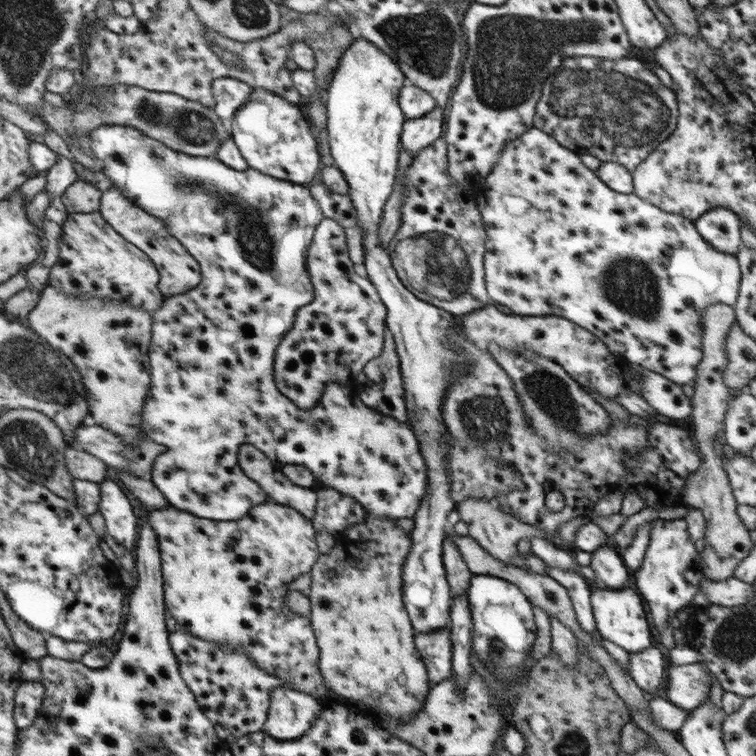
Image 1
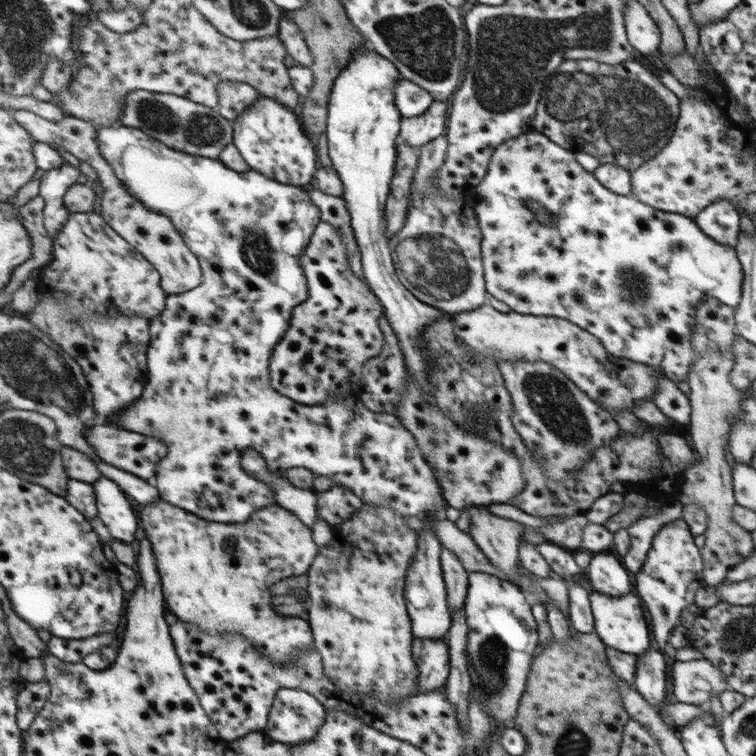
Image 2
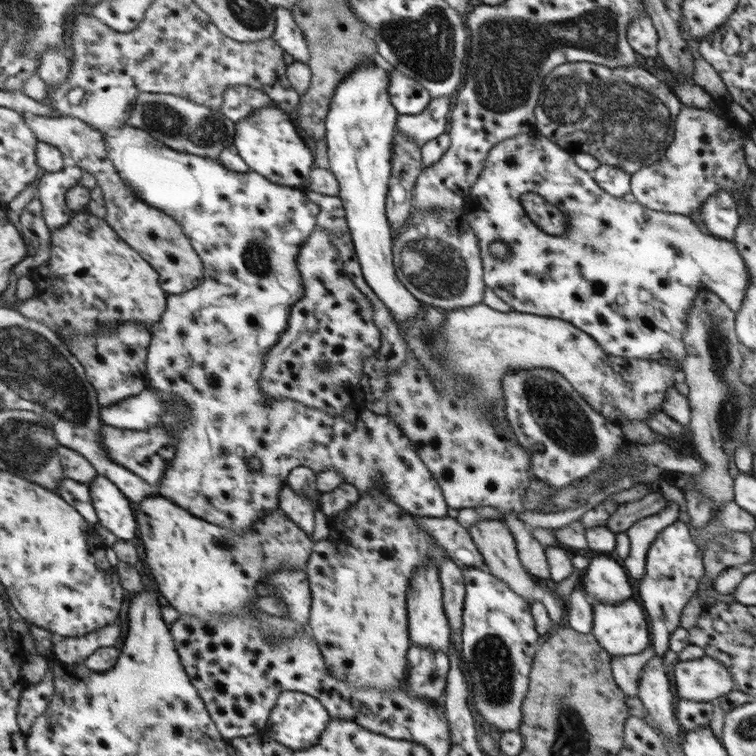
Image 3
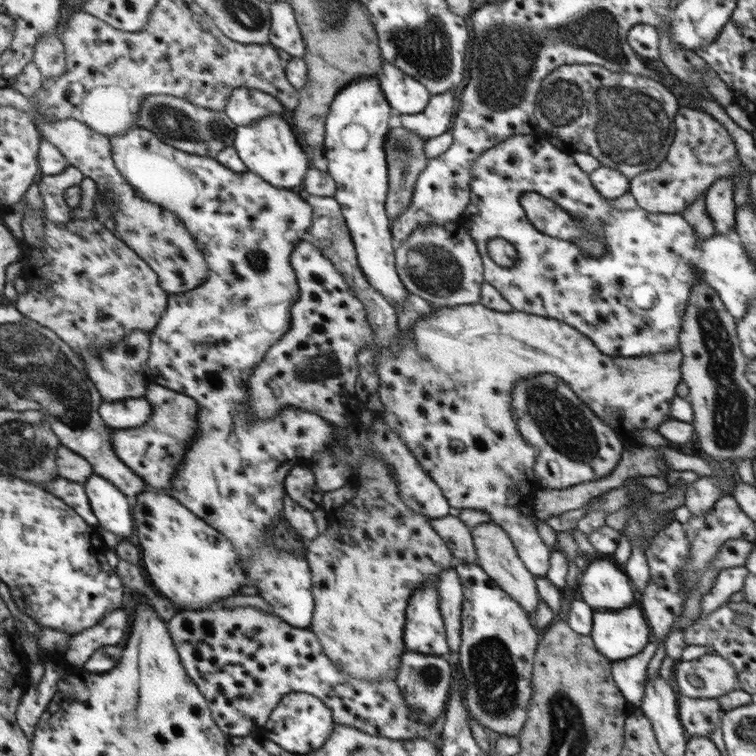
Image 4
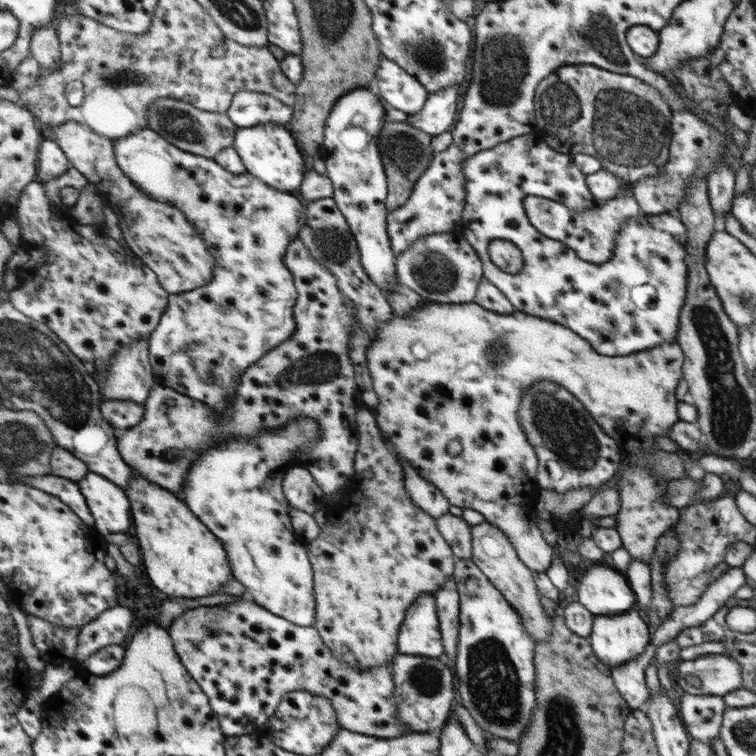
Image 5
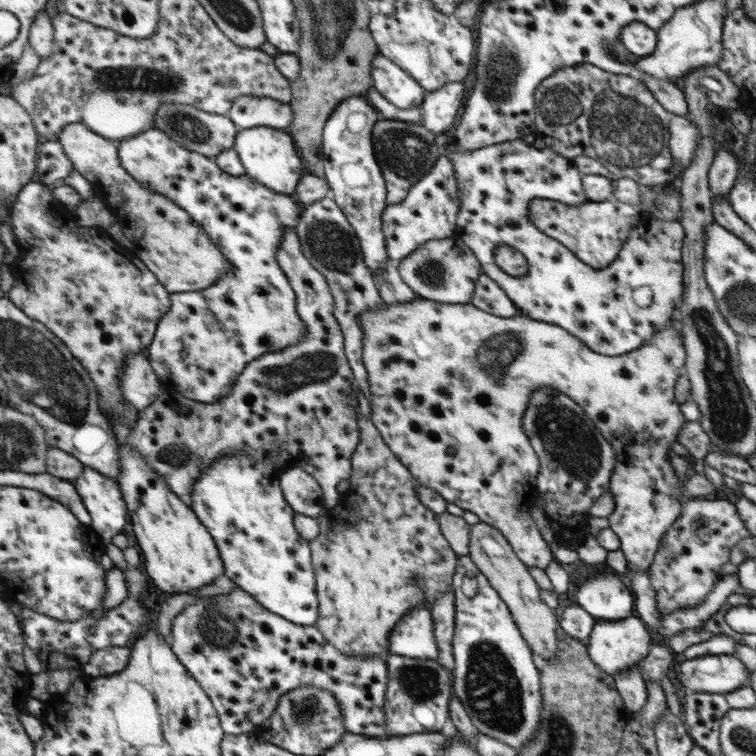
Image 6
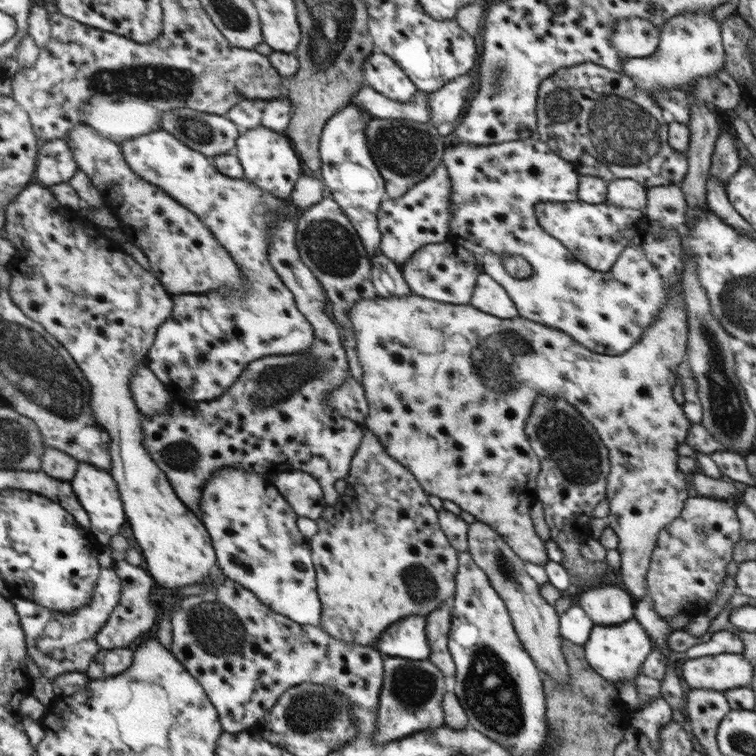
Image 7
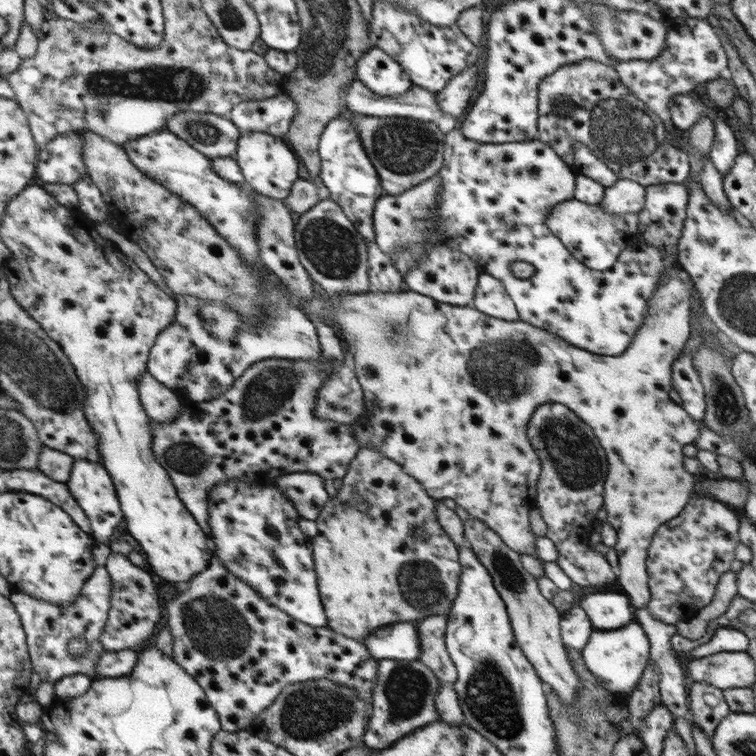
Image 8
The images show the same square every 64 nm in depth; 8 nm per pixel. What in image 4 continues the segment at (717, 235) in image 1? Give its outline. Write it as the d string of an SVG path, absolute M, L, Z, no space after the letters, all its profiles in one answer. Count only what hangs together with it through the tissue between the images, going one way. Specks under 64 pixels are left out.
M722 178L714 181L706 192L706 210L712 217L716 233L733 235L736 226L736 204L734 204L734 180Z

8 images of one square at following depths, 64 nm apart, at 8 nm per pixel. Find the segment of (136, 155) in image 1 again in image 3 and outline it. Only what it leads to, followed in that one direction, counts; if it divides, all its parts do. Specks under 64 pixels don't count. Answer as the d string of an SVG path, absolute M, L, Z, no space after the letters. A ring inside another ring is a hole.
M127 125L118 128L114 132L108 132L106 134L106 141L110 159L114 161L120 178L143 201L173 216L174 220L178 220L178 223L181 224L181 227L186 232L186 236L189 237L190 243L193 244L194 251L198 252L198 256L201 257L205 265L205 278L201 280L198 288L183 292L179 295L168 295L168 307L165 309L162 319L149 327L152 341L150 342L147 353L146 367L150 382L148 383L146 392L131 399L122 400L113 406L103 408L101 411L105 425L114 426L119 429L140 431L160 425L161 415L165 414L165 410L167 410L167 405L162 403L157 396L148 394L152 390L152 387L158 389L158 391L168 393L175 400L185 402L187 408L189 408L189 414L187 415L186 422L184 422L184 426L180 428L180 432L176 432L176 437L178 437L176 456L170 462L170 467L167 467L163 482L157 486L158 494L168 497L174 503L181 505L183 509L193 513L194 516L202 520L210 521L210 524L216 524L220 528L226 528L226 530L232 530L236 534L244 534L248 528L253 528L254 524L260 518L268 516L268 511L278 510L280 507L280 492L282 486L285 484L285 480L289 477L289 473L293 471L292 468L296 468L296 466L308 466L308 468L311 468L316 473L323 472L324 470L334 470L336 468L336 471L344 476L346 484L352 484L358 489L360 496L368 493L370 489L380 489L380 493L389 496L390 500L398 503L400 507L414 515L438 518L446 517L449 503L445 500L444 490L437 484L436 478L426 468L425 462L416 454L412 442L408 440L408 436L402 430L396 430L396 432L334 432L334 444L332 444L332 428L330 428L328 416L320 416L318 410L307 408L292 400L285 399L270 402L270 400L266 400L264 394L262 394L260 384L257 383L261 379L260 372L263 370L262 366L264 366L264 358L266 358L267 352L279 342L280 336L288 328L290 311L292 310L290 306L294 306L295 302L298 302L304 297L303 278L300 270L298 270L298 266L295 266L295 257L298 257L300 247L308 240L313 230L317 228L317 216L320 214L320 206L314 204L314 201L311 201L306 196L304 190L298 192L294 188L276 186L276 184L268 182L264 176L260 176L256 172L234 172L233 169L227 169L225 165L218 164L218 162L214 162L210 158L202 158L202 156L194 156L194 154L180 154L180 152L164 146L160 140L152 138L148 132L142 132L142 130L138 130L138 128L133 126ZM250 458L258 458L260 460L260 464L262 464L260 470L250 468Z

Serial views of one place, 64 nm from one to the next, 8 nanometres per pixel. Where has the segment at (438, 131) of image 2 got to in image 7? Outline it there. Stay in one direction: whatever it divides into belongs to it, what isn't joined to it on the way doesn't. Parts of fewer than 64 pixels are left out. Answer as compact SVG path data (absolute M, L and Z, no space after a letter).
M466 73L466 76L446 83L440 91L427 93L428 105L430 105L428 123L438 128L440 123L456 122L456 118L460 116L460 112L464 110L470 98L470 82L472 82L472 76Z

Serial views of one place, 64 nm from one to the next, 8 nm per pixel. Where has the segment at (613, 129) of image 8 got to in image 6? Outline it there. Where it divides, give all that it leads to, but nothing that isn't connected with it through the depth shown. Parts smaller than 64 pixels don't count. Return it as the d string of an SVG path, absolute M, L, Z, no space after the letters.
M582 63L561 68L537 88L537 136L544 144L572 160L588 155L600 161L614 175L612 199L639 206L642 186L660 186L683 174L674 167L670 149L670 123L675 114L662 105L647 85L636 76L614 74L592 64Z

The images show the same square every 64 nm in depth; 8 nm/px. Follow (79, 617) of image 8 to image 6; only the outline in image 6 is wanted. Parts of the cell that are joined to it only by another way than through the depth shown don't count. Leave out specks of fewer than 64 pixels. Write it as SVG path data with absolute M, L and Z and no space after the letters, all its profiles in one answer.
M116 567L108 571L108 579L106 579L106 597L104 597L104 605L100 609L96 609L93 614L89 614L87 618L82 618L77 622L65 622L58 618L52 618L44 615L38 609L30 607L30 605L22 605L23 624L26 628L27 644L34 650L41 662L47 667L46 670L64 670L64 668L81 668L90 664L92 656L98 651L96 647L90 643L90 630L96 624L103 621L110 610L118 608L118 605L125 602L128 595L128 582L125 580L125 574Z

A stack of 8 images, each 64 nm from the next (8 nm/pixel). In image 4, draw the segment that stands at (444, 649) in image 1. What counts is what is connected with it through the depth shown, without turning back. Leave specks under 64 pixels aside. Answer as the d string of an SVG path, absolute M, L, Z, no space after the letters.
M405 651L401 658L400 667L394 676L400 686L402 696L406 698L406 704L420 710L420 722L422 724L436 724L436 720L446 712L446 704L449 703L452 679L452 668L448 660L442 656L426 655L422 652Z

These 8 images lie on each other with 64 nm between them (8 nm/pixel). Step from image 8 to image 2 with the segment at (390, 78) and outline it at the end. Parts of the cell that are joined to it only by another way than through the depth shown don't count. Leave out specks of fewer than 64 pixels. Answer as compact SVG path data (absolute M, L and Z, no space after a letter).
M401 77L396 90L397 108L403 117L424 115L432 106L433 96L414 81Z

